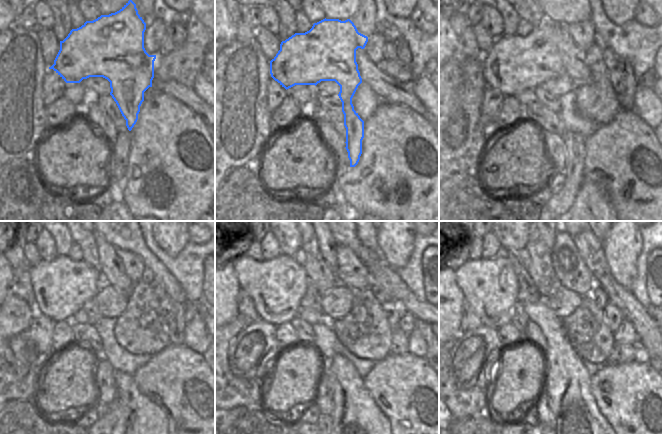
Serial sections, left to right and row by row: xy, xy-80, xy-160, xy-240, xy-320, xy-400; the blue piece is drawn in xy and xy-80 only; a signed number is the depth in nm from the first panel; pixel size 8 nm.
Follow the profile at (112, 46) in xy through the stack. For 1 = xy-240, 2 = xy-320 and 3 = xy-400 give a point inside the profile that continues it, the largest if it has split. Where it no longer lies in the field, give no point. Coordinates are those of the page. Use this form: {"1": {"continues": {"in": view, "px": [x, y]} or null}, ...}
{"1": {"continues": {"in": "xy-240", "px": [61, 286]}}, "2": {"continues": {"in": "xy-320", "px": [275, 287]}}, "3": {"continues": {"in": "xy-400", "px": [489, 286]}}}

